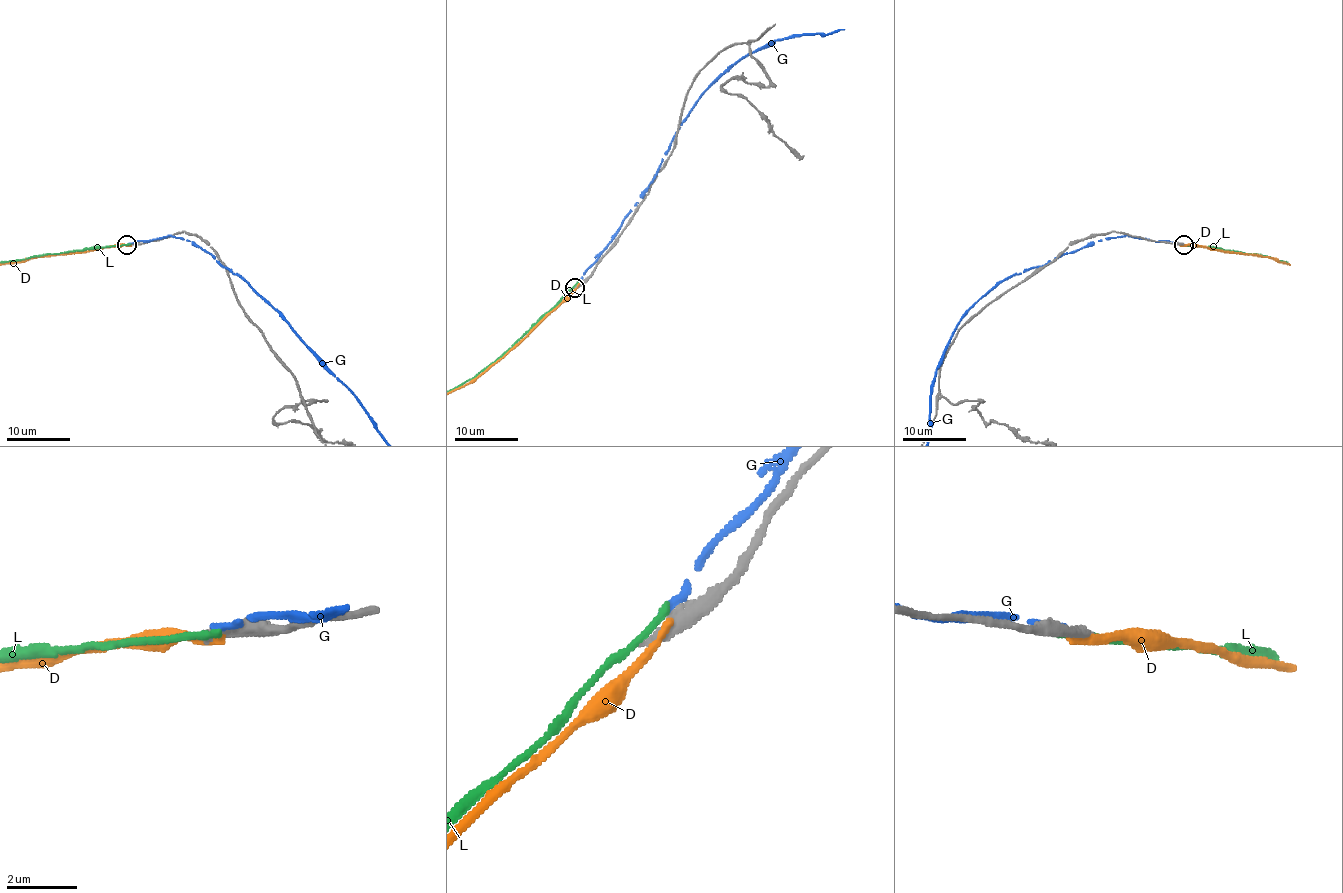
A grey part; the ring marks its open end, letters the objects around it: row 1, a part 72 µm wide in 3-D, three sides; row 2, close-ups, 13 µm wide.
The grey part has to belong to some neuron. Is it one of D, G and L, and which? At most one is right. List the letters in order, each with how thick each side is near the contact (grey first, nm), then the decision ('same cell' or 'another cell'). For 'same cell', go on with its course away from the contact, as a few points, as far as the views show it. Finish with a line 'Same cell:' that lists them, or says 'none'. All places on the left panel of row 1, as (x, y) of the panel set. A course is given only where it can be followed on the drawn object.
D: 360/280 nm | another cell
G: 340/200 nm | another cell
L: 320/240 nm | another cell
Same cell: none

